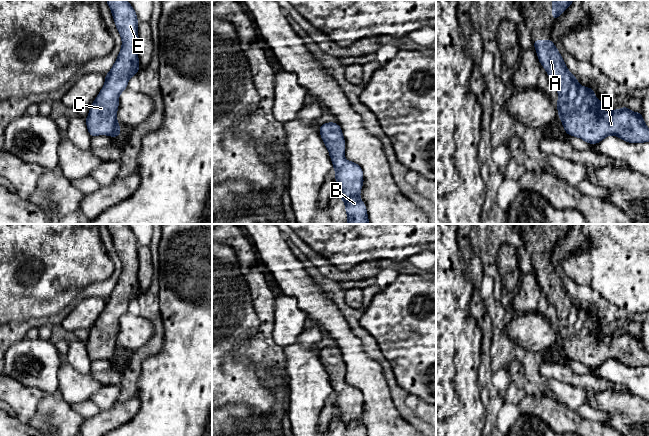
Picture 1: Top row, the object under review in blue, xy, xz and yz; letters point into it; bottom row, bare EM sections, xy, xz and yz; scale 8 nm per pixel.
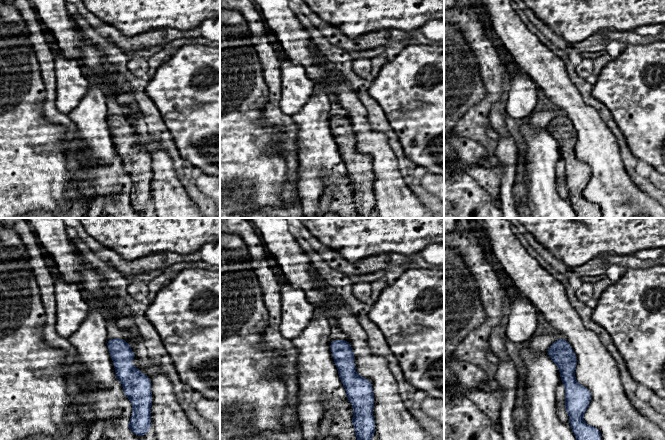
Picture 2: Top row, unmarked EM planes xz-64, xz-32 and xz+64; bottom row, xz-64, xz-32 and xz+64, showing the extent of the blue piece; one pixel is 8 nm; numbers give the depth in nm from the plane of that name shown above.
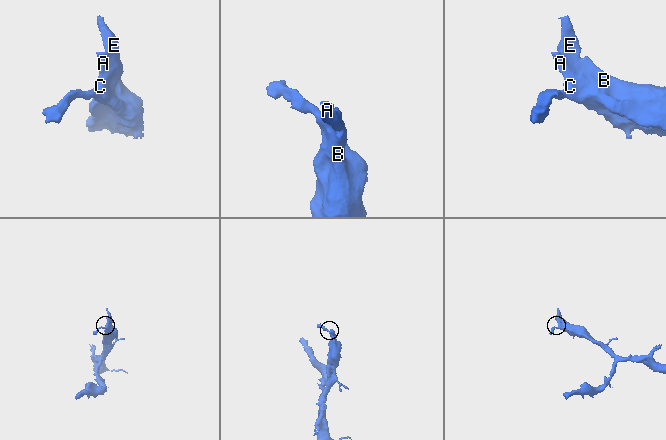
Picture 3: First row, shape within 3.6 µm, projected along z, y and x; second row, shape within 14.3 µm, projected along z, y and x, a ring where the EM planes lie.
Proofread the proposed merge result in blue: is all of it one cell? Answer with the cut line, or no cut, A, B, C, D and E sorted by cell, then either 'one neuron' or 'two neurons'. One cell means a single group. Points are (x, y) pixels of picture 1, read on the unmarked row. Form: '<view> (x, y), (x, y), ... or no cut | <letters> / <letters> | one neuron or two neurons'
no cut | A B C D E | one neuron

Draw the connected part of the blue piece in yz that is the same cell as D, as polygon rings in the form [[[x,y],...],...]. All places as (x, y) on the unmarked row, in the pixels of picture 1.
[[[533,264],[533,268],[540,288],[556,310],[558,341],[562,345],[566,358],[578,361],[592,369],[601,366],[609,359],[615,359],[628,367],[649,366],[649,352],[646,350],[641,336],[635,337],[625,329],[621,334],[615,332],[610,336],[603,336],[602,329],[605,324],[597,323],[593,313],[579,309],[577,302],[566,291],[552,264]]]

